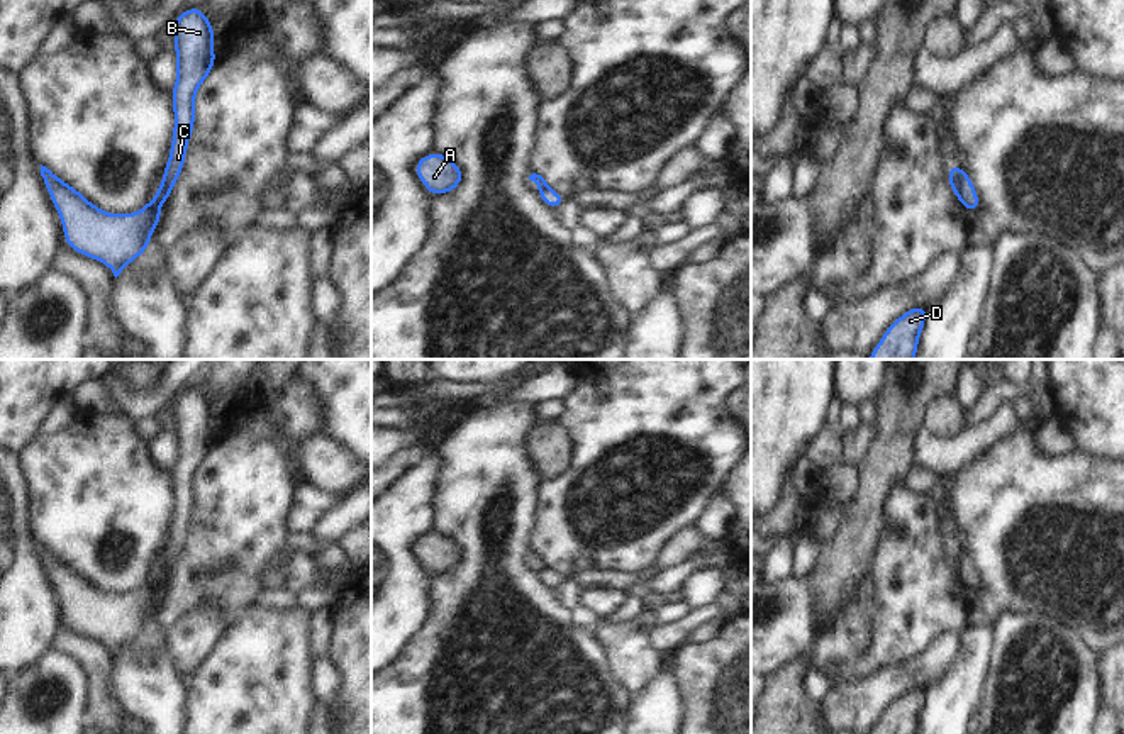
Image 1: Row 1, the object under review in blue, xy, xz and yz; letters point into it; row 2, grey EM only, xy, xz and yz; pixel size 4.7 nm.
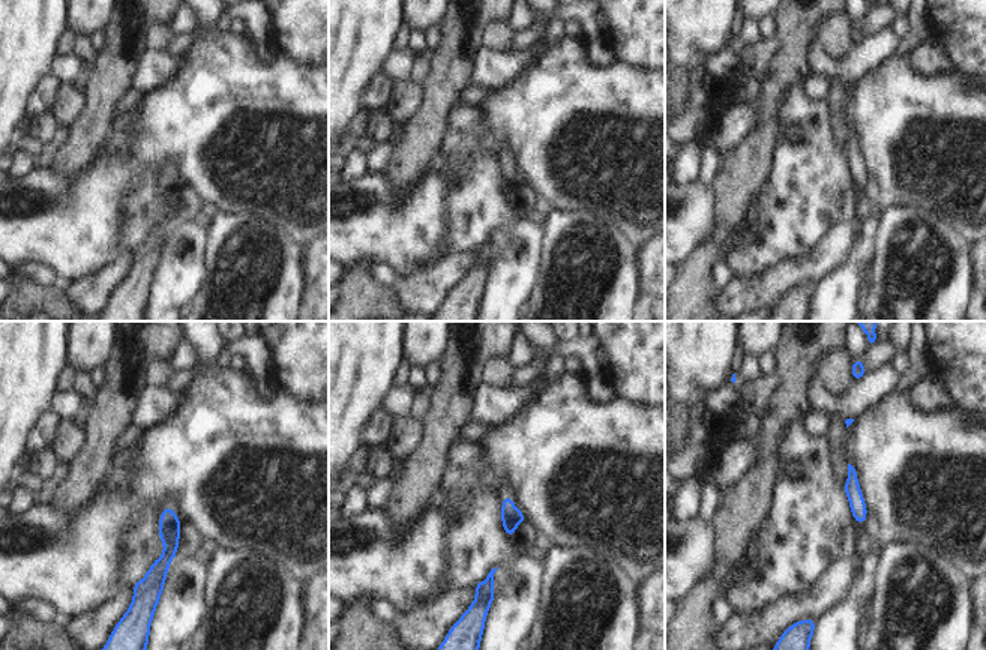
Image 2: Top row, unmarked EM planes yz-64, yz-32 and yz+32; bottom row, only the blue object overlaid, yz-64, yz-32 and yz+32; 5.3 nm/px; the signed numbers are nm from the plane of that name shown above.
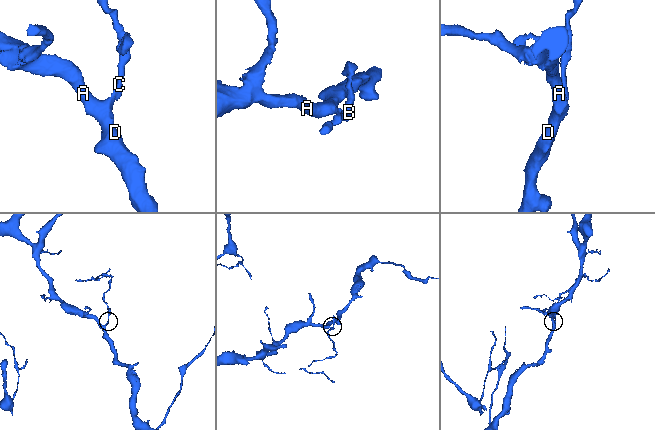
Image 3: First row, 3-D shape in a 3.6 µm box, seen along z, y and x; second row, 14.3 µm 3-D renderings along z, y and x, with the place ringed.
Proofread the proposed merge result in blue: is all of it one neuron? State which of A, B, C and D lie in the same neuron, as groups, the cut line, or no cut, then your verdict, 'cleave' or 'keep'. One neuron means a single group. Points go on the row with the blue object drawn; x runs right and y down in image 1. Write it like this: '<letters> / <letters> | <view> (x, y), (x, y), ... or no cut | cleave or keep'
A D / B C | yz (960, 168), (958, 197) | cleave

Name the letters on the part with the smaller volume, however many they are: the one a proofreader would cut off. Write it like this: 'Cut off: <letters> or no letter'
Cut off: B, C

